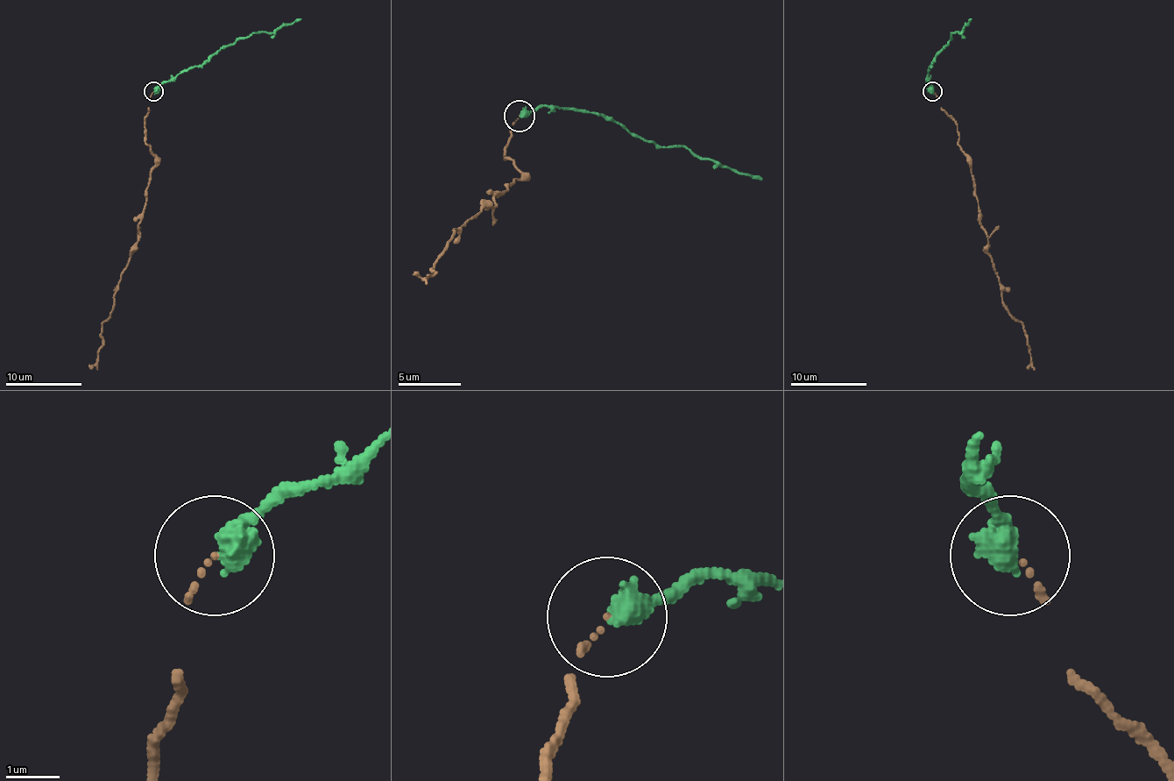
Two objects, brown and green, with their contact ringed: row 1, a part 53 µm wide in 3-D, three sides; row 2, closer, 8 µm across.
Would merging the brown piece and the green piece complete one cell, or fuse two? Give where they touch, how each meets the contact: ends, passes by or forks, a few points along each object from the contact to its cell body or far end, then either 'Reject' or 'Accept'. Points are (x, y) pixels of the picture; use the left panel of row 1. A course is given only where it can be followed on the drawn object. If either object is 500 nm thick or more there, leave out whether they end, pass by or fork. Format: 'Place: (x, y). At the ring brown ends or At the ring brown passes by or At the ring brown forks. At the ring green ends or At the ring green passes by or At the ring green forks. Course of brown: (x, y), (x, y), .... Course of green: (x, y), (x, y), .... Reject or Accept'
Place: (153, 91). Course of brown: (153, 92), (145, 143), (155, 164), (136, 250), (102, 326), (98, 360), (88, 366). Course of green: (155, 92), (165, 82), (207, 61), (222, 48), (236, 40), (252, 34), (271, 32), (301, 19). Reject

